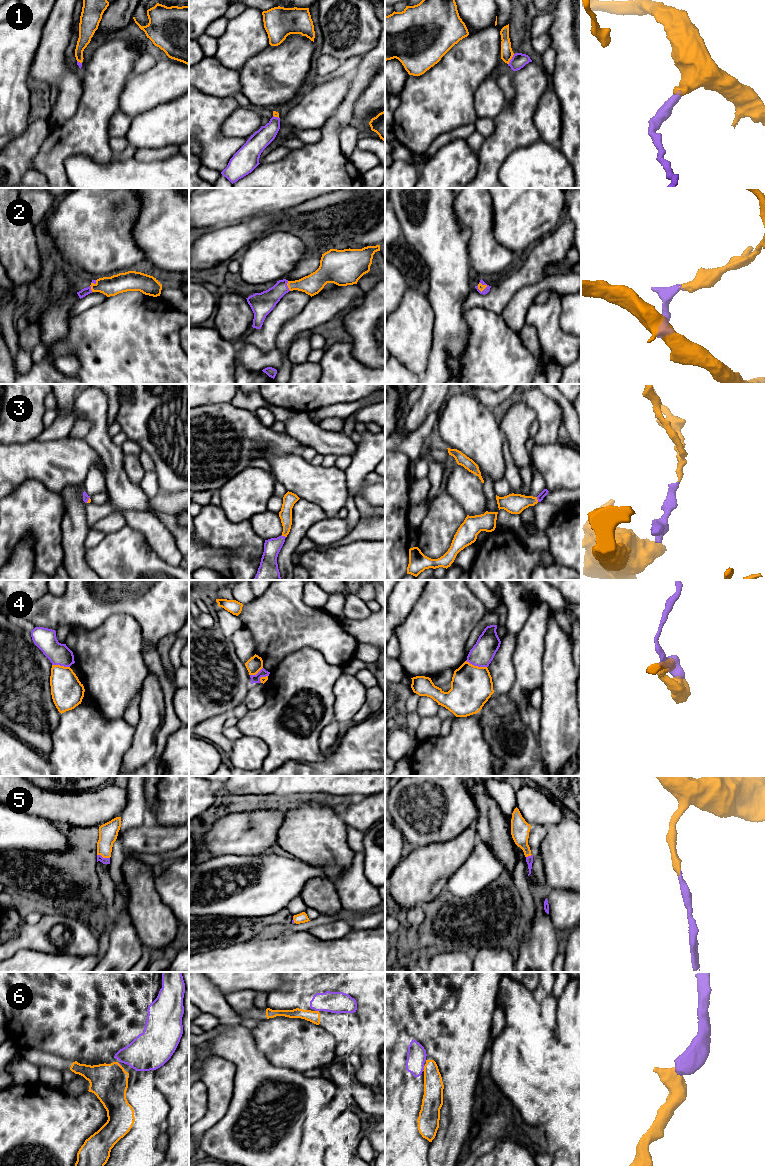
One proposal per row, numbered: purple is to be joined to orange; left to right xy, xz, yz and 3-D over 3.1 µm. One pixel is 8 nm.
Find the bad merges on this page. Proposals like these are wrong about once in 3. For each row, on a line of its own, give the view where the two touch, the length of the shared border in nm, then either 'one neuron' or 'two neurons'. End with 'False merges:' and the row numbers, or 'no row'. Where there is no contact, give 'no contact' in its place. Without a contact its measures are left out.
1: contact in yz; length 100 nm; one neuron
2: contact in xz; length 80 nm; one neuron
3: contact in yz; length 40 nm; one neuron
4: contact in yz; length 180 nm; two neurons
5: contact in xy; length 110 nm; one neuron
6: contact in yz; length 50 nm; two neurons
False merges: 4, 6

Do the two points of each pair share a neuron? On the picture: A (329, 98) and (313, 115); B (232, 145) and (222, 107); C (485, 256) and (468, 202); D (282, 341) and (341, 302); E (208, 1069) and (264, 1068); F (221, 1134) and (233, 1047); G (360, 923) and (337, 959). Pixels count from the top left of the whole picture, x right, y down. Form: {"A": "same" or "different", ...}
{"A": "same", "B": "same", "C": "same", "D": "same", "E": "different", "F": "same", "G": "different"}

